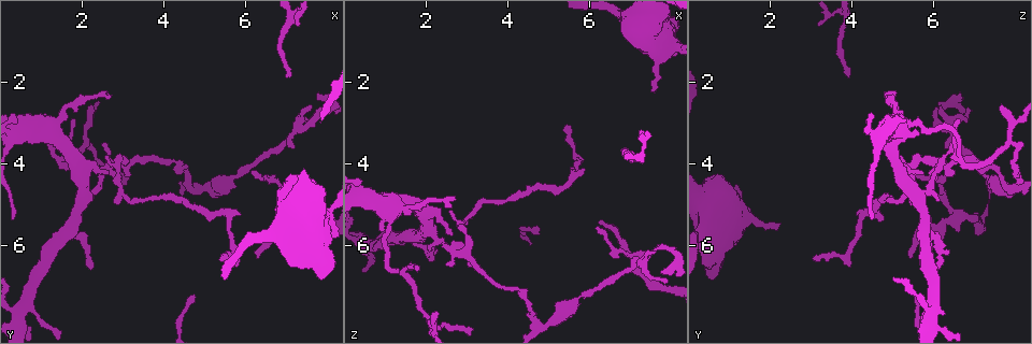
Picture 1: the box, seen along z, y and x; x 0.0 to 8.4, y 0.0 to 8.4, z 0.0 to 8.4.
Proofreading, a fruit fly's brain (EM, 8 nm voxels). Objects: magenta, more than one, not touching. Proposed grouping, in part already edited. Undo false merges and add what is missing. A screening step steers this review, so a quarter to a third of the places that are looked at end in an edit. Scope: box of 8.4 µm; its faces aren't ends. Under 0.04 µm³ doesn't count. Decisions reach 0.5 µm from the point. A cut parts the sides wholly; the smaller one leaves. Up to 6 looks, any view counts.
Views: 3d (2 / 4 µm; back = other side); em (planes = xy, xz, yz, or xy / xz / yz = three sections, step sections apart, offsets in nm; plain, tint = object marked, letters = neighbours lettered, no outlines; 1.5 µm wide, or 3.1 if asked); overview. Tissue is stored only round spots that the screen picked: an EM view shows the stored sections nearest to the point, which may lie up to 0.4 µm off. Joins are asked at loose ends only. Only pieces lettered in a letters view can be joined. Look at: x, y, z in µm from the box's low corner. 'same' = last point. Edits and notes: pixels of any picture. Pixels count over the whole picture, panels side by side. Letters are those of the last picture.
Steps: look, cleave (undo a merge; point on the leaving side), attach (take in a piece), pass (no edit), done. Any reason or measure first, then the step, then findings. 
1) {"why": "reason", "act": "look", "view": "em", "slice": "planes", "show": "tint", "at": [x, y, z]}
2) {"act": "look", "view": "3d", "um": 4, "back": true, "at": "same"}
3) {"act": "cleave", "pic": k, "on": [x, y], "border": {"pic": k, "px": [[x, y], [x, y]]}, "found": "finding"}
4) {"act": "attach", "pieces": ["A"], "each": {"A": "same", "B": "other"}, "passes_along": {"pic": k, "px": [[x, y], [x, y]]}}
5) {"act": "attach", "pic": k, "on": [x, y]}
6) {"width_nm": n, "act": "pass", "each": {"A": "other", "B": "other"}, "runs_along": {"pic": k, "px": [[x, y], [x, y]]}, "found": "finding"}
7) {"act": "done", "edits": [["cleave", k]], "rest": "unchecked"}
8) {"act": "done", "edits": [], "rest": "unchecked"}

{"why": "free end", "act": "look", "view": "3d", "um": 4, "at": [7.55, 5.40, 2.20]}

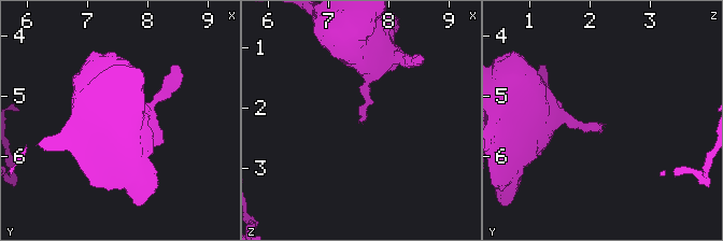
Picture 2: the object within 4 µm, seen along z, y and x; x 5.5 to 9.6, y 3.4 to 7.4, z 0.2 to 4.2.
{"act": "look", "view": "em", "slice": "xy", "step": 8, "show": "letters", "at": [7.55, 5.50, 2.25]}

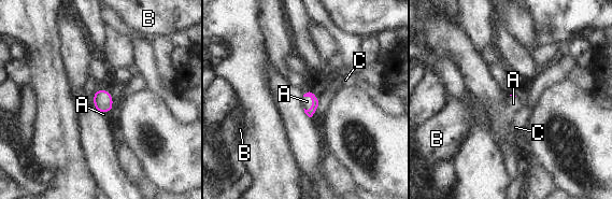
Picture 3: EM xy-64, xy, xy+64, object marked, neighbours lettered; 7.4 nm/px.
{"act": "attach", "pieces": ["A"], "each": {"A": "same", "B": "other", "C": "other"}, "passes_along": {"pic": 3, "px": [[315, 104], [312, 100], [307, 101]]}, "found": "the neuron continues"}

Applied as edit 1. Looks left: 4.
{"why": "see it whole again", "act": "look", "view": "overview"}

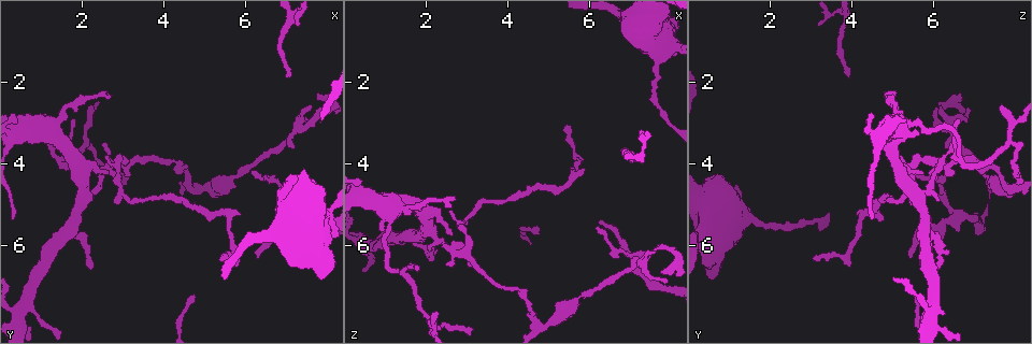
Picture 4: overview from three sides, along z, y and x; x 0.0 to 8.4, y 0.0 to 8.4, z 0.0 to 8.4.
{"why": "abrupt turn", "act": "look", "view": "em", "slice": "xz", "step": 8, "show": "tint", "at": [2.95, 3.95, 6.25]}

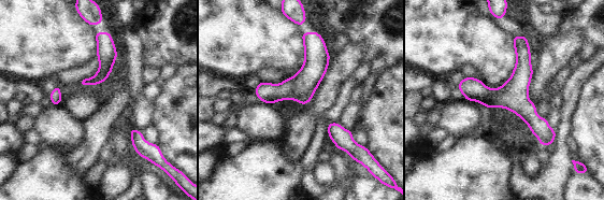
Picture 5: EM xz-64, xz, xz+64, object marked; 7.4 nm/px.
{"act": "look", "view": "em", "slice": "xz", "step": 8, "show": "letters", "at": "same"}

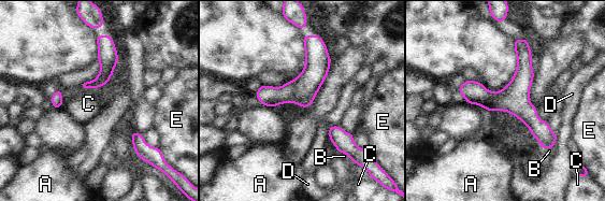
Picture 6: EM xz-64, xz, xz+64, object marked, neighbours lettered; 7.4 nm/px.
{"act": "pass", "each": {"A": "other", "B": "other", "C": "other", "D": "other", "E": "other"}, "runs_along": {"pic": 6, "px": [[521, 41], [522, 109], [550, 145]]}, "found": "continuous, no second neuron"}

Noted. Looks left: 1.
{"act": "done", "edits": [["attach", 3]], "rest": "unchecked"}

